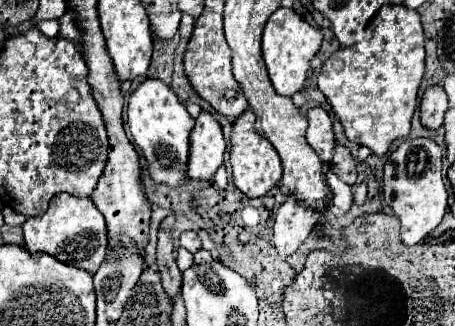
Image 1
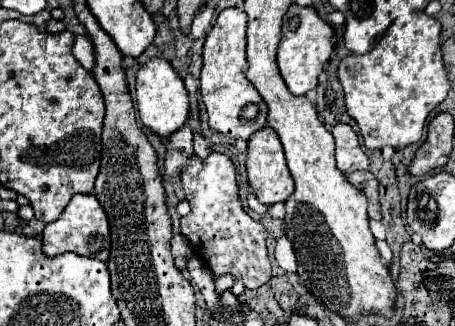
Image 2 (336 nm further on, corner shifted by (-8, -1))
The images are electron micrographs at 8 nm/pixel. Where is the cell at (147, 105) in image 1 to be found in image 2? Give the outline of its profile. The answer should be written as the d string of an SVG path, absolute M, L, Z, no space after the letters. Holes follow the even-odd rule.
M152 58L138 70L136 102L142 124L162 138L168 138L188 120L190 106L188 106L188 92L184 88L184 80L178 76L178 72L172 68L172 64L166 58Z

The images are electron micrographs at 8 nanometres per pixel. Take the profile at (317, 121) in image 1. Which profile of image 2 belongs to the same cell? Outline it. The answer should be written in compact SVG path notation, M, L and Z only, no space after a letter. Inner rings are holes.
M336 124L332 128L336 140L336 160L338 170L352 174L356 170L368 170L370 160L358 142L358 134L348 124Z

